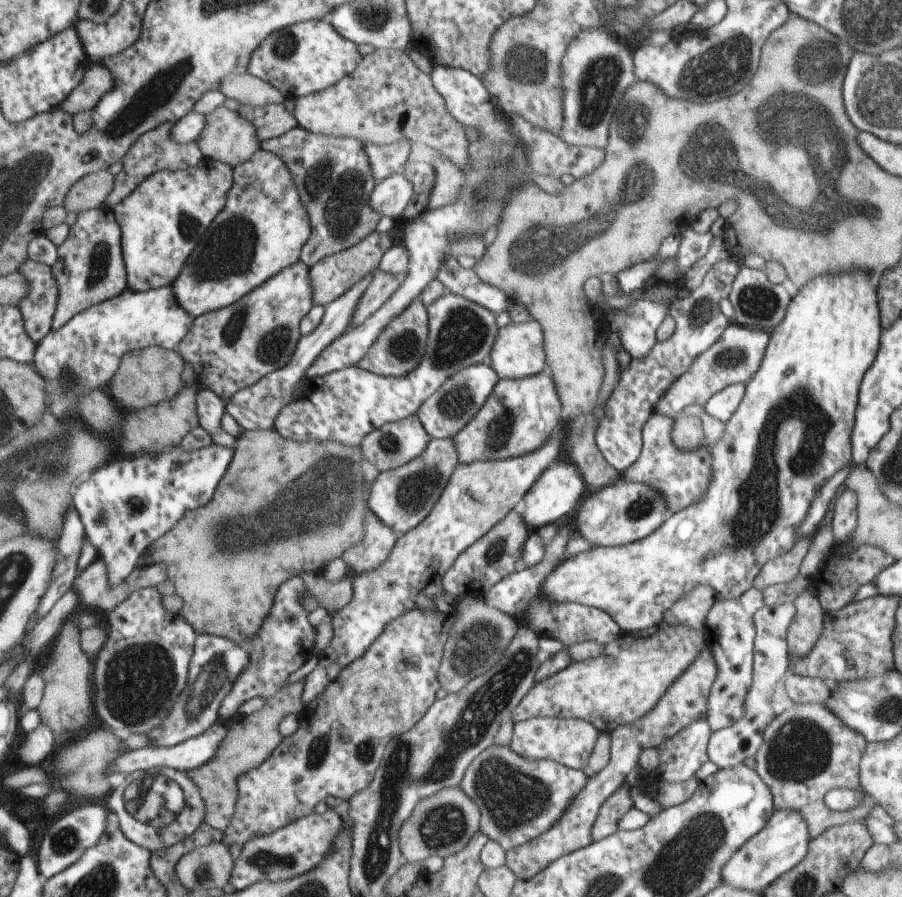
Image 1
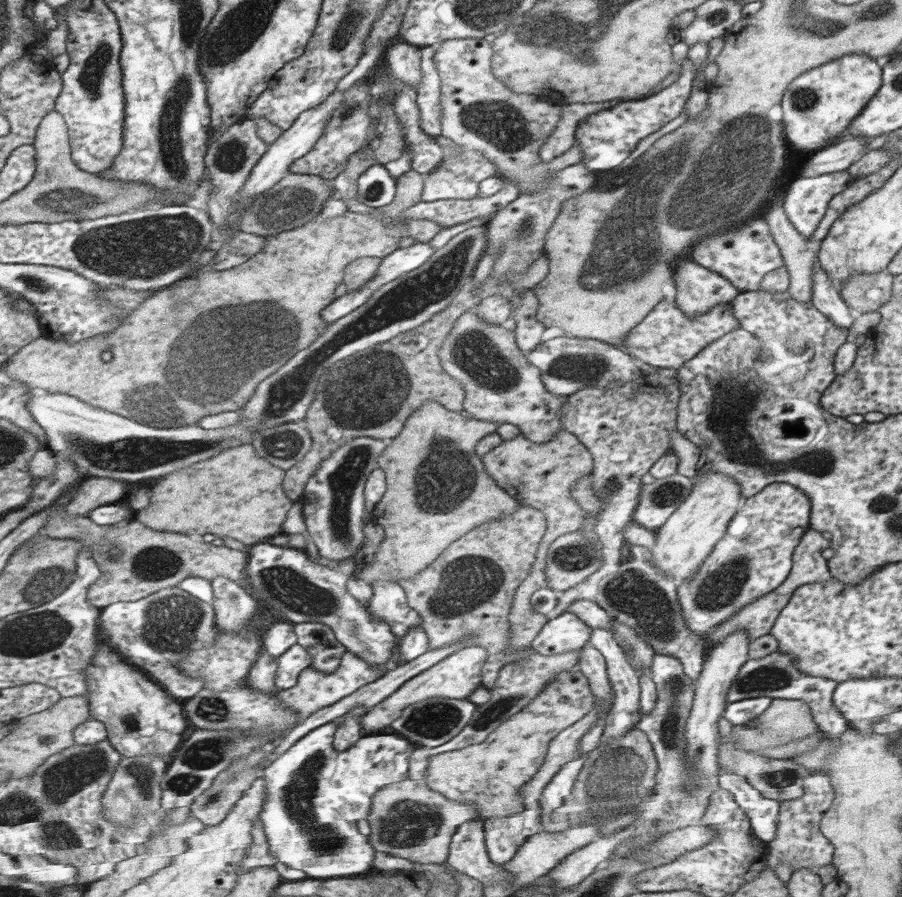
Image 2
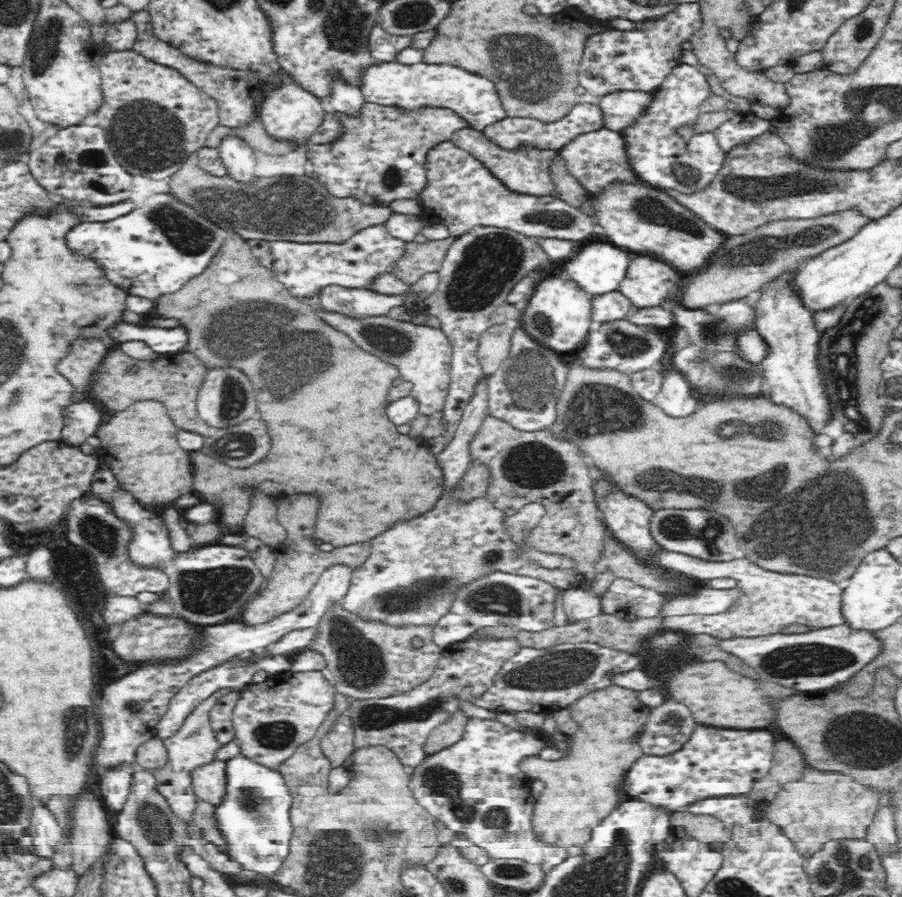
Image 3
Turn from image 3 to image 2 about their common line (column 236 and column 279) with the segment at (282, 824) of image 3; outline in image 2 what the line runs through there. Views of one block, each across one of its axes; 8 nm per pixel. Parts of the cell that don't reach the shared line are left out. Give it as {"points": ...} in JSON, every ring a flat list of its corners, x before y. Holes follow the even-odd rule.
{"points":[[331,722,325,726,315,728,305,738,301,738,295,746,287,750,287,754,281,754,263,774,267,780,267,804,261,812,261,820,265,824,265,832,273,850,273,856,277,862,287,864,289,868,307,872,309,878,317,880,339,880,339,878,351,878,351,874,363,874,373,864,373,854,359,854,355,848,345,848,347,852,339,852,343,836,349,836,351,824,359,818,365,818,371,814,369,800,381,790,391,784,399,784,409,774,409,758,413,754,413,744,409,744,403,738,397,738,393,734,363,734,351,750,339,752,335,748,335,736,337,736,339,722]]}

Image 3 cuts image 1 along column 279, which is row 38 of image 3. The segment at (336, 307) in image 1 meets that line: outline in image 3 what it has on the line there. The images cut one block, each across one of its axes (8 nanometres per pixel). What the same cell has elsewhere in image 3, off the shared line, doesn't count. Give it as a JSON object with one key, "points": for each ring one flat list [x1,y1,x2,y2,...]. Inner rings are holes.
{"points":[[380,26,370,34,370,54,376,62,398,62,398,54,406,48,412,48,416,36,394,36]]}

